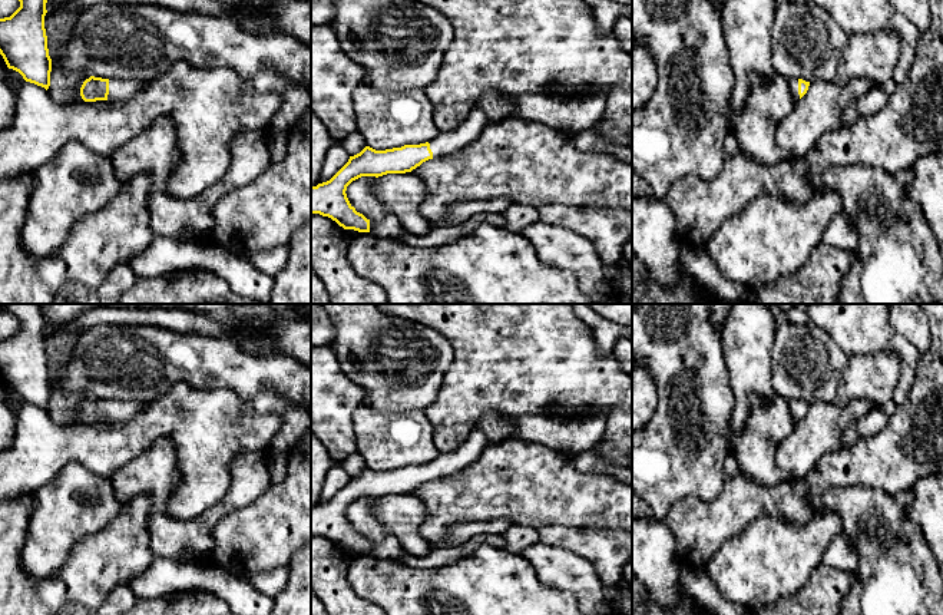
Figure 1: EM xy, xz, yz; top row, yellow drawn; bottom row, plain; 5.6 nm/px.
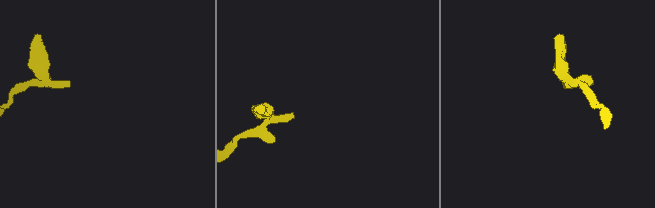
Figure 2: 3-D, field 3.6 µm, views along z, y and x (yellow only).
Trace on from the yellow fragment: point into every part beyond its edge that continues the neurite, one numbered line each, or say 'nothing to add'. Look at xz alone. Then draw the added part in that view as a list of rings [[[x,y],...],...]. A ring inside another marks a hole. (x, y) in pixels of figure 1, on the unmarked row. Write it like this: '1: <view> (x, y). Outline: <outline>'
1: xz (446, 463). Outline: [[[474,429],[459,449],[451,453],[440,453],[429,463],[433,479],[444,477],[464,469],[483,453],[487,444],[489,439],[486,433],[480,429]]]

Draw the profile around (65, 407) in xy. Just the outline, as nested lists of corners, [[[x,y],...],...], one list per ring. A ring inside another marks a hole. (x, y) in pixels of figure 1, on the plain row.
[[[52,386],[50,407],[47,414],[57,426],[72,426],[85,423],[80,417],[80,409],[90,396],[85,391],[67,391]]]

